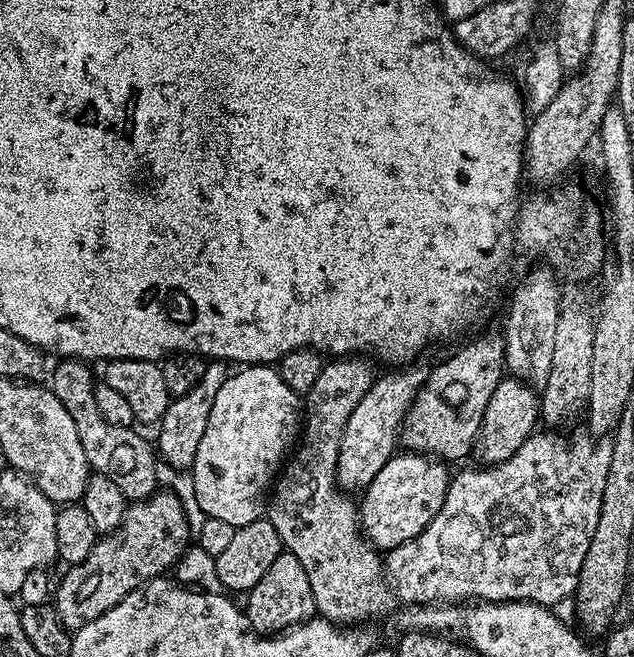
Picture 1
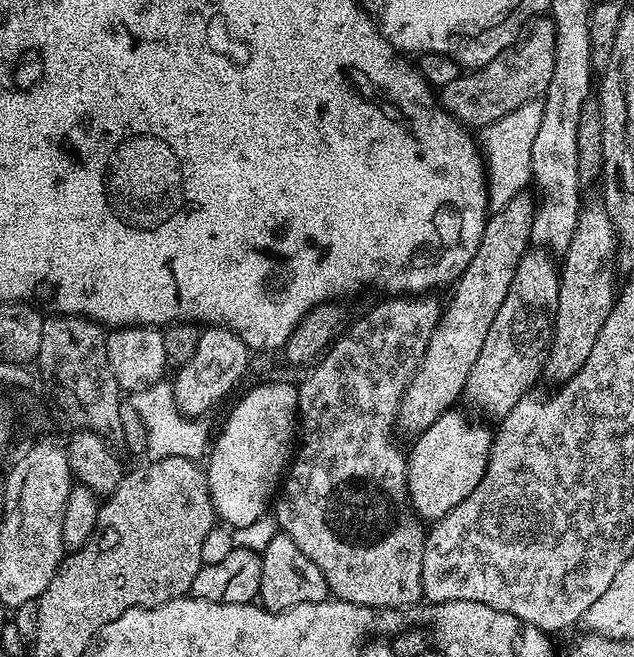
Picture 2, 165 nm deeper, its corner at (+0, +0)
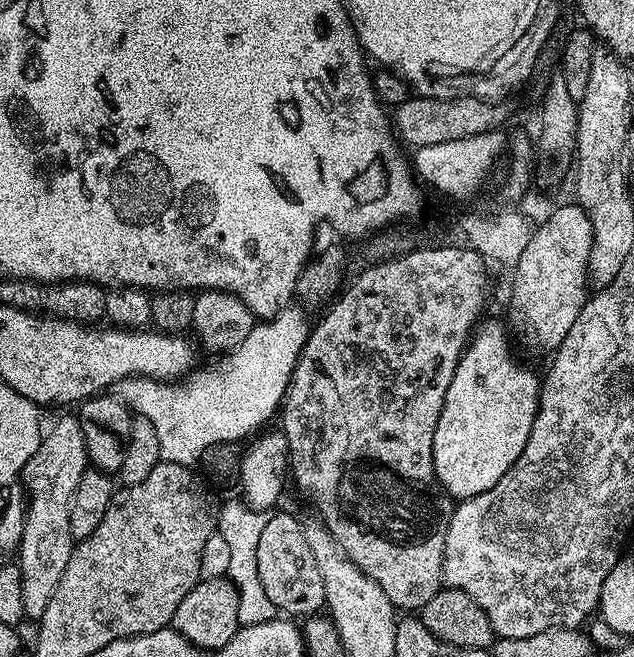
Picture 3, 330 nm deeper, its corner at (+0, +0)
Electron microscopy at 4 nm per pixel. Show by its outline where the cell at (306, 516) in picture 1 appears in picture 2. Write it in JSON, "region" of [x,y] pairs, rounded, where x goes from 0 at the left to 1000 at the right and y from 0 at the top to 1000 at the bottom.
{"region":[[[645,447],[642,451],[606,454],[612,457],[590,464],[576,481],[568,481],[563,487],[560,482],[538,504],[536,510],[524,519],[522,530],[498,549],[495,559],[487,565],[494,566],[479,580],[472,580],[470,584],[470,601],[467,604],[467,619],[470,623],[470,680],[465,683],[464,699],[459,702],[457,711],[453,714],[451,723],[440,738],[438,753],[432,761],[432,784],[440,808],[446,814],[464,819],[470,837],[476,837],[476,843],[483,843],[483,849],[489,849],[489,855],[495,855],[495,861],[502,861],[502,868],[508,868],[508,874],[517,887],[519,903],[528,912],[544,913],[554,919],[639,922],[637,919],[653,918],[656,912],[661,915],[669,906],[662,869],[666,868],[666,837],[669,836],[669,819],[672,814],[670,793],[658,785],[656,778],[650,775],[648,766],[637,764],[637,769],[629,773],[618,763],[617,752],[606,749],[606,737],[593,725],[631,725],[631,728],[637,728],[644,723],[644,702],[639,683],[631,683],[618,671],[618,658],[621,659],[621,653],[625,651],[625,626],[631,623],[637,597],[644,592],[644,583],[653,575],[653,569],[672,539],[672,527],[678,521],[678,514],[694,489],[697,463],[696,458],[692,463],[686,457],[688,454],[681,447]]]}

